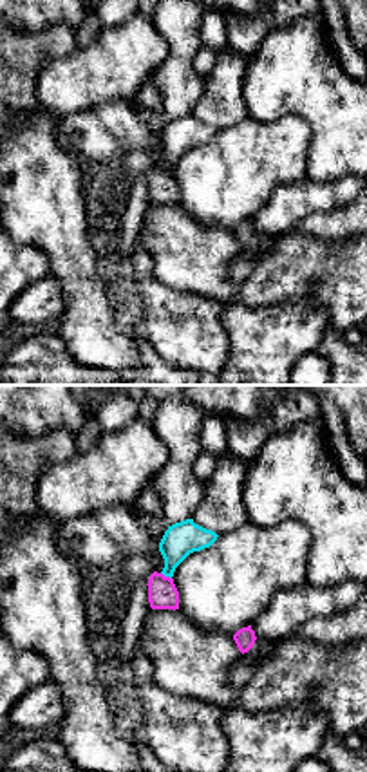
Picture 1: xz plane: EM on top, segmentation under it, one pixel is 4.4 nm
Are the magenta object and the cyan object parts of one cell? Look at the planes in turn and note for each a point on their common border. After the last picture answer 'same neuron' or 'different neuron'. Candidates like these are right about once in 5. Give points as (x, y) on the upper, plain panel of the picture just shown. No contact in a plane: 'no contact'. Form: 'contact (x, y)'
contact (167, 172)

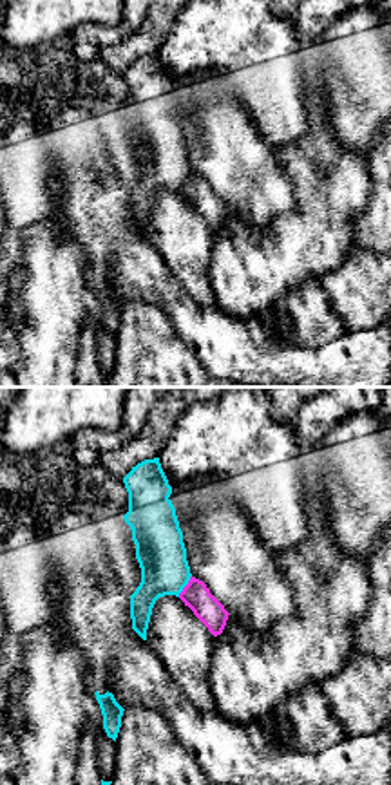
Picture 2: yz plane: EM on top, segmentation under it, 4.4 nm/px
contact (185, 181)

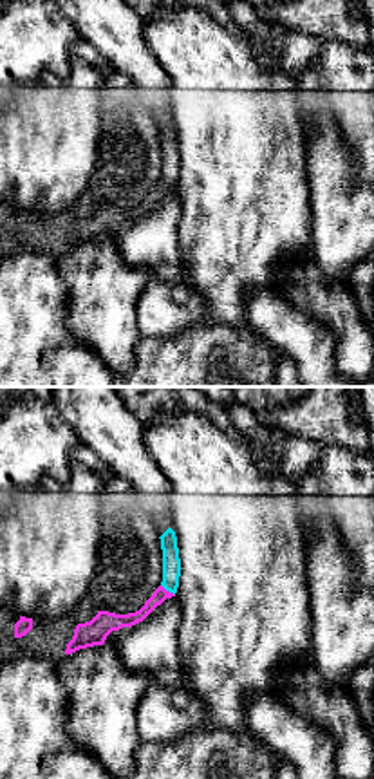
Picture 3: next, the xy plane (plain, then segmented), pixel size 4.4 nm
contact (168, 187)

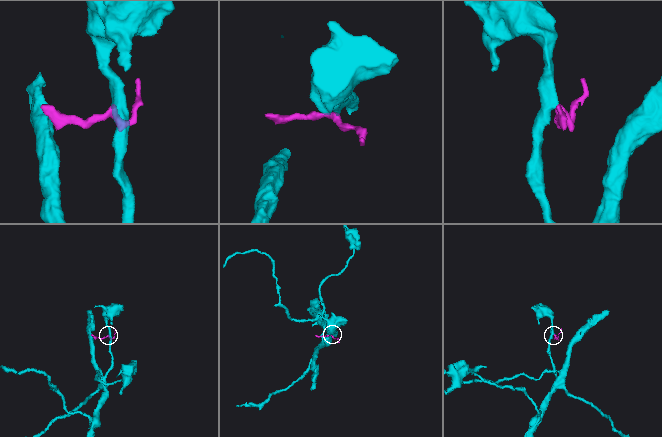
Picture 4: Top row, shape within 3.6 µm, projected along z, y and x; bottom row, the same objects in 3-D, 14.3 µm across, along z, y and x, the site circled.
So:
different neuron

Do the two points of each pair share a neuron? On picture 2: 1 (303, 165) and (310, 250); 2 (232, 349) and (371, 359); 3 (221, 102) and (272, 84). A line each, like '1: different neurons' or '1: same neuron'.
1: same neuron
2: same neuron
3: different neurons

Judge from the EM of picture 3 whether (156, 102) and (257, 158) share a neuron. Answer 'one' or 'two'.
two

